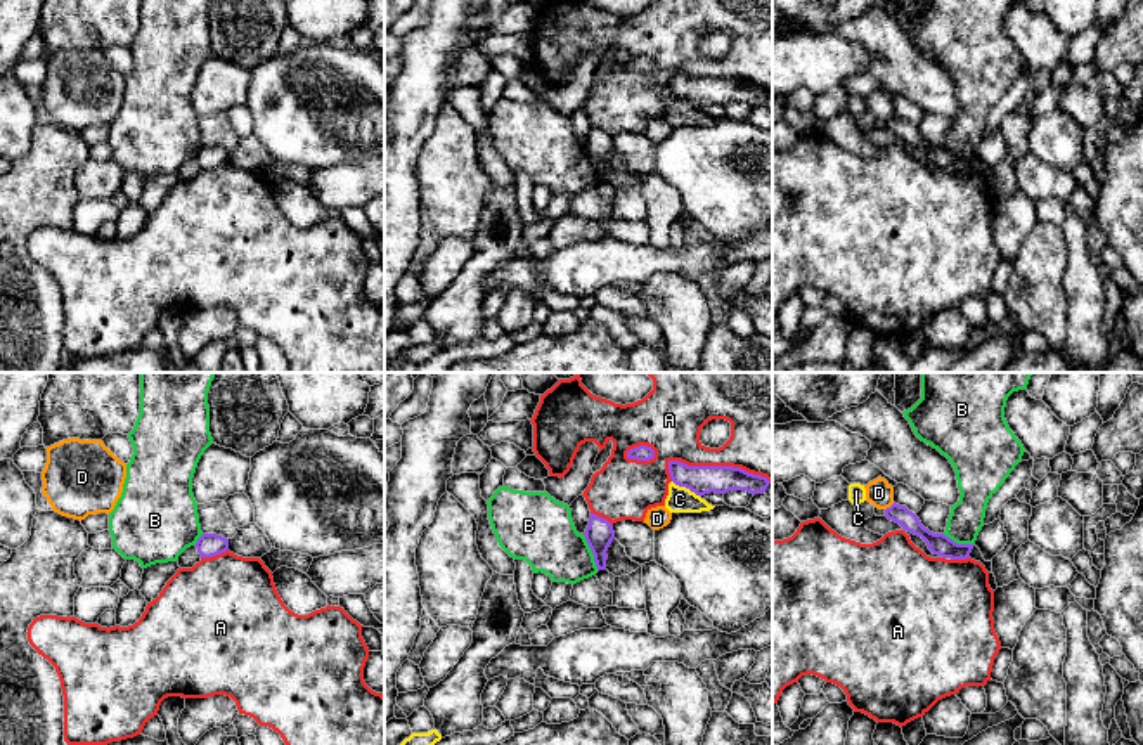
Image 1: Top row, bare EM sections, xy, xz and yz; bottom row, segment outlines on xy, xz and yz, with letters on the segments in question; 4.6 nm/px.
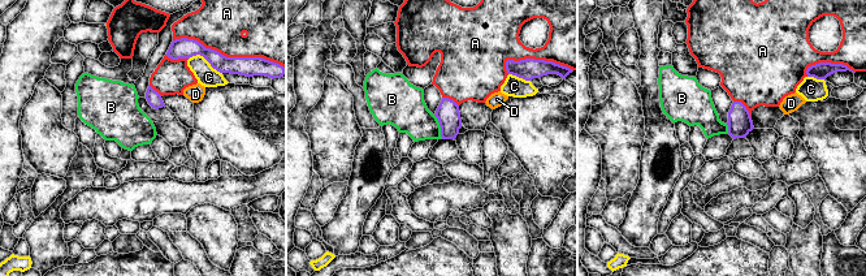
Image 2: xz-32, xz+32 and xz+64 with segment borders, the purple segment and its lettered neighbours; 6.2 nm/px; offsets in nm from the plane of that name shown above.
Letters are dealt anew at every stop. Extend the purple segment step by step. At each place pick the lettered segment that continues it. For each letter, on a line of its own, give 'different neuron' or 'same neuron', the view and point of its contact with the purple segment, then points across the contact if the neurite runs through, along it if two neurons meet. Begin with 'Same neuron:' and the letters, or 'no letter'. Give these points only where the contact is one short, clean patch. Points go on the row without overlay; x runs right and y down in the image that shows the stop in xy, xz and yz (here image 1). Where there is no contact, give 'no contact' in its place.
Same neuron: no letter
A: different neuron; contact xz (719, 78)
B: different neuron; contact xz (593, 165); border xz (584, 149), (598, 182)
C: different neuron; contact xz (686, 99)
D: different neuron; contact yz (891, 118); border yz (894, 115), (885, 122)

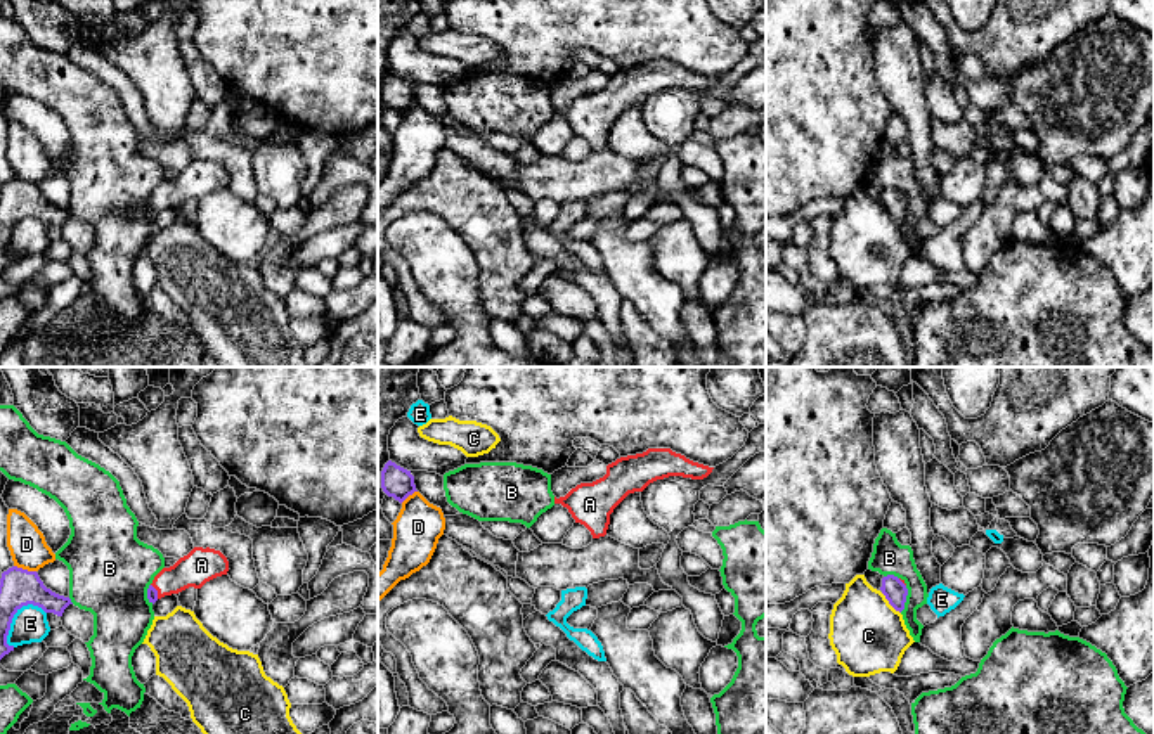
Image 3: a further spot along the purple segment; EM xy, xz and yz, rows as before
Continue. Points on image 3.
Same neuron: A
A: same neuron; contact xy (156, 203); way xy (151, 205), (156, 203), (168, 193), (201, 177)
B: different neuron; contact yz (905, 212)
C: different neuron; contact yz (889, 215); border yz (881, 205), (900, 225)
D: different neuron; contact xy (25, 182)
E: different neuron; contact xy (12, 229)

